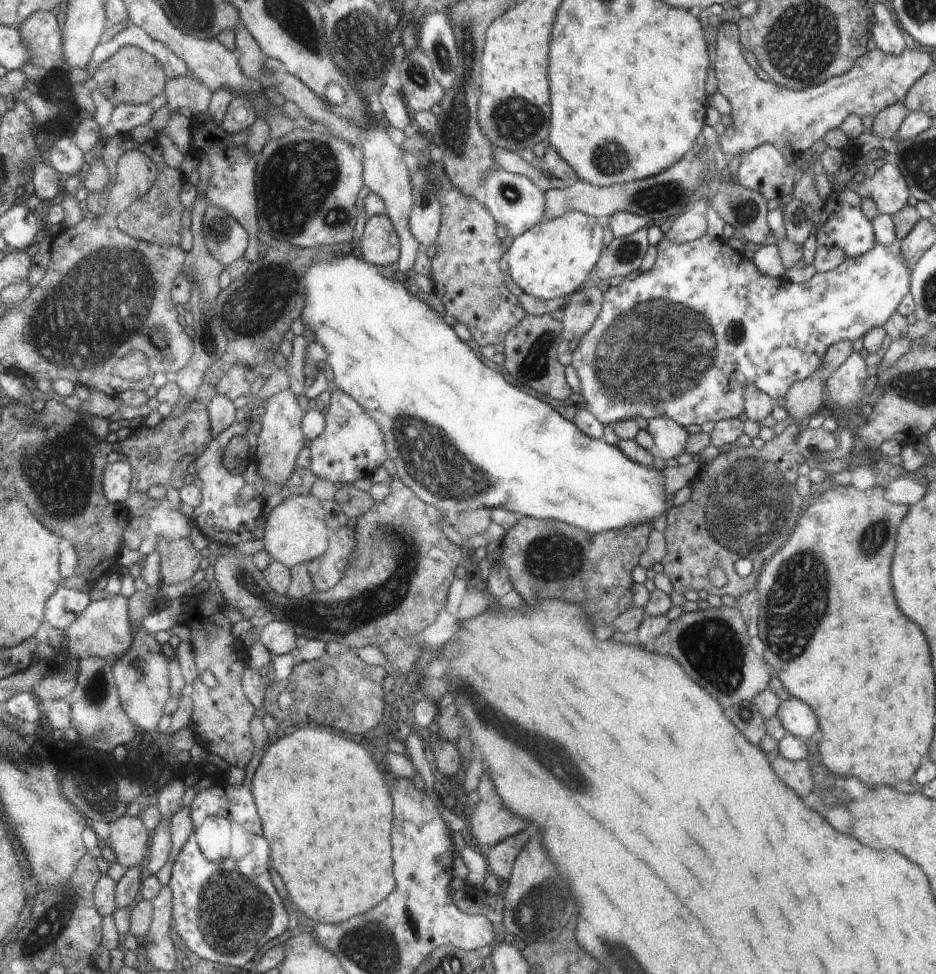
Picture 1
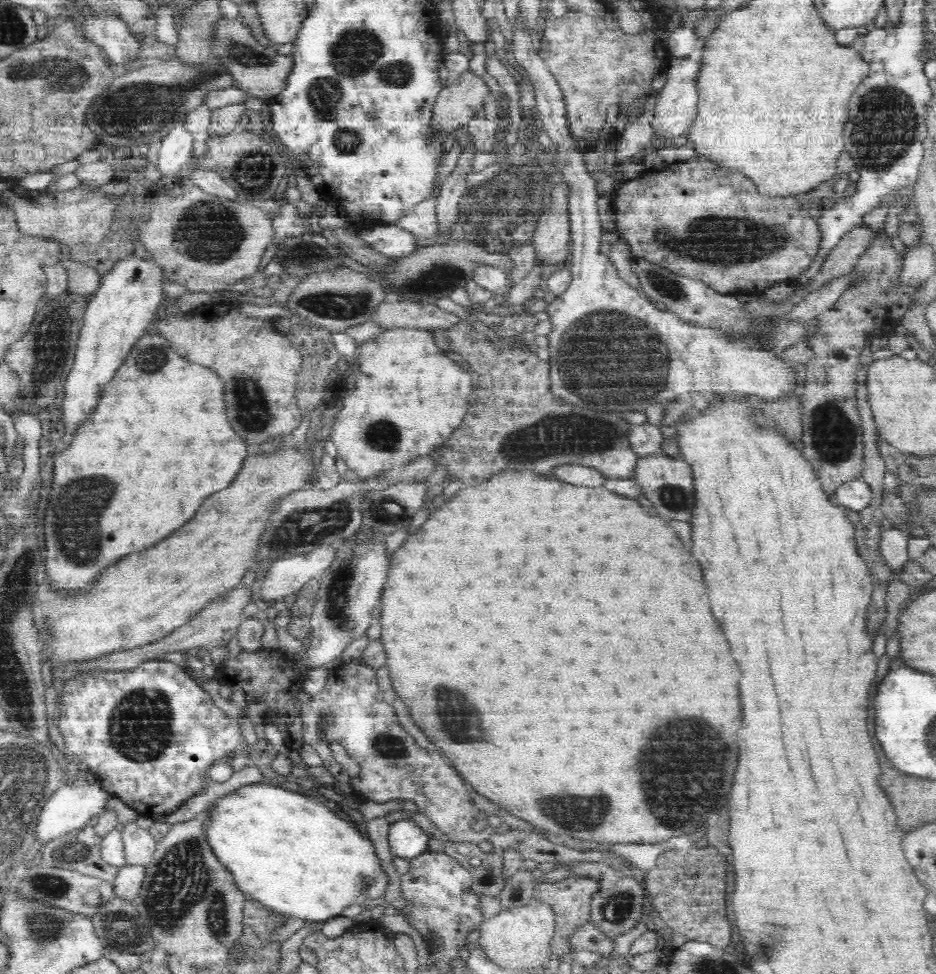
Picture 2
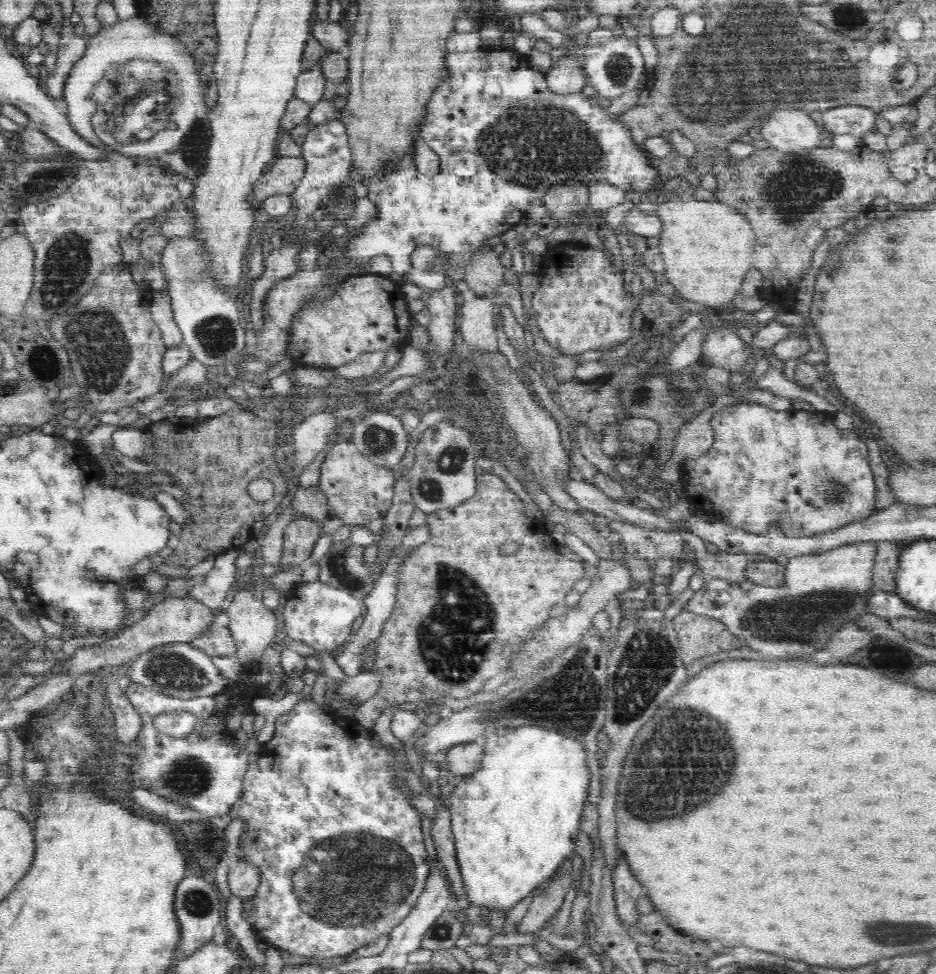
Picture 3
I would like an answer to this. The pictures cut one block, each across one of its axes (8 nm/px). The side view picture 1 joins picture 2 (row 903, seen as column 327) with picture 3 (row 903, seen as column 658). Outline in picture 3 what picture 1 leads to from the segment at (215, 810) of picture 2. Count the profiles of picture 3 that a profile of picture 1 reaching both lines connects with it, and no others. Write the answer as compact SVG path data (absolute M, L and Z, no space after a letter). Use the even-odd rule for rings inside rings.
M524 725L512 726L506 729L492 728L486 735L484 754L480 768L476 769L476 772L458 780L455 789L451 793L449 811L451 812L452 832L455 838L456 858L463 878L467 898L470 898L470 902L474 906L502 911L512 909L517 902L526 898L529 892L534 891L542 882L545 882L554 875L558 866L576 848L576 839L580 836L581 831L578 829L578 824L580 824L580 816L582 816L584 802L588 799L588 788L590 788L592 773L590 773L590 767L588 767L588 755L586 755L588 751L582 747L582 743L578 743L576 738L566 737L559 732L547 728L540 728L540 726Z

